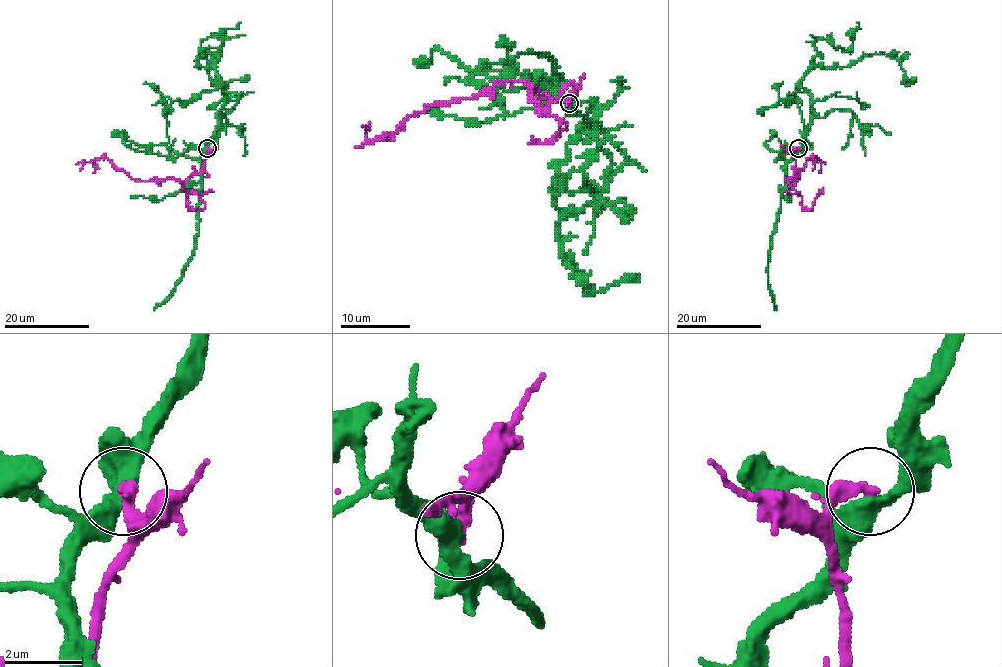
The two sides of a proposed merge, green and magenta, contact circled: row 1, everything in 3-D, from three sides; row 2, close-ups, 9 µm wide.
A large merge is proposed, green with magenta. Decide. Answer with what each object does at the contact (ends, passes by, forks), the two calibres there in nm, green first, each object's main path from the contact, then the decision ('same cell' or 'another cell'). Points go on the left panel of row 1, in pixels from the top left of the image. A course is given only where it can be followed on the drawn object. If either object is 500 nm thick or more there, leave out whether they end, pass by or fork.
green passes by; magenta ends there; 420 nm thick on the green side, 340 nm on the other; green runs (206, 149), (224, 96), (223, 82), (214, 69), (198, 66), (200, 53), (216, 84), (250, 76); magenta runs (206, 149), (202, 169), (184, 181), (136, 180), (100, 157), (82, 161), (80, 170); another cell

